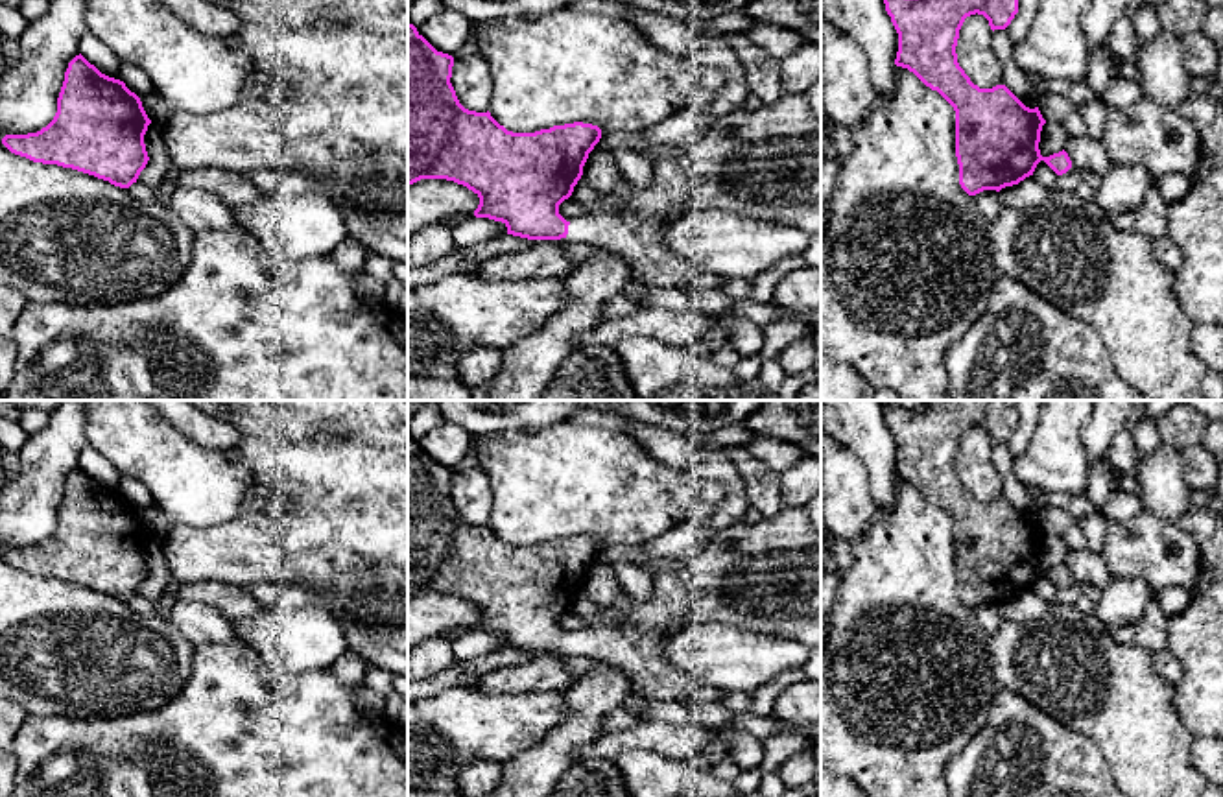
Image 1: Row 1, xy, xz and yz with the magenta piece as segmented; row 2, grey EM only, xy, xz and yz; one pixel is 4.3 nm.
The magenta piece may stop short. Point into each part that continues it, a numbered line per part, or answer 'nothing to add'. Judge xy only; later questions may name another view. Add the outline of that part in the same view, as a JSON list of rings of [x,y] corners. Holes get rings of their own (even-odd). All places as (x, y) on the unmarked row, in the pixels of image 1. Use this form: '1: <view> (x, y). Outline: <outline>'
nothing to add

